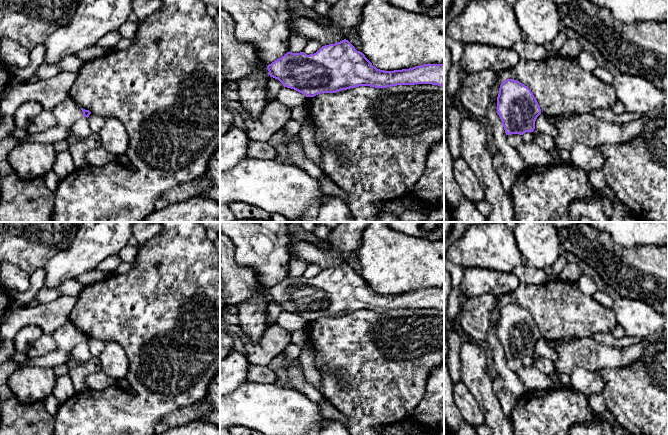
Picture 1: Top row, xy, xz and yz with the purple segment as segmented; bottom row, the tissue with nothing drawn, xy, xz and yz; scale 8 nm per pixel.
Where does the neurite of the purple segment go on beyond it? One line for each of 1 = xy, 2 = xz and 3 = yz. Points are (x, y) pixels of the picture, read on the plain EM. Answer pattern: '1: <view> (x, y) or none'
1: none
2: none
3: none

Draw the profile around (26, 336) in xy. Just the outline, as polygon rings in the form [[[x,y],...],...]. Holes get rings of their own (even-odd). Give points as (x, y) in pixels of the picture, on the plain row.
[[[37,325],[21,328],[13,339],[16,352],[27,353],[31,345],[41,336],[43,336],[43,330]]]

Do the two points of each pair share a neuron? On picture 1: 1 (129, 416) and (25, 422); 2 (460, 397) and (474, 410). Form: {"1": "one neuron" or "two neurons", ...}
{"1": "two neurons", "2": "one neuron"}

